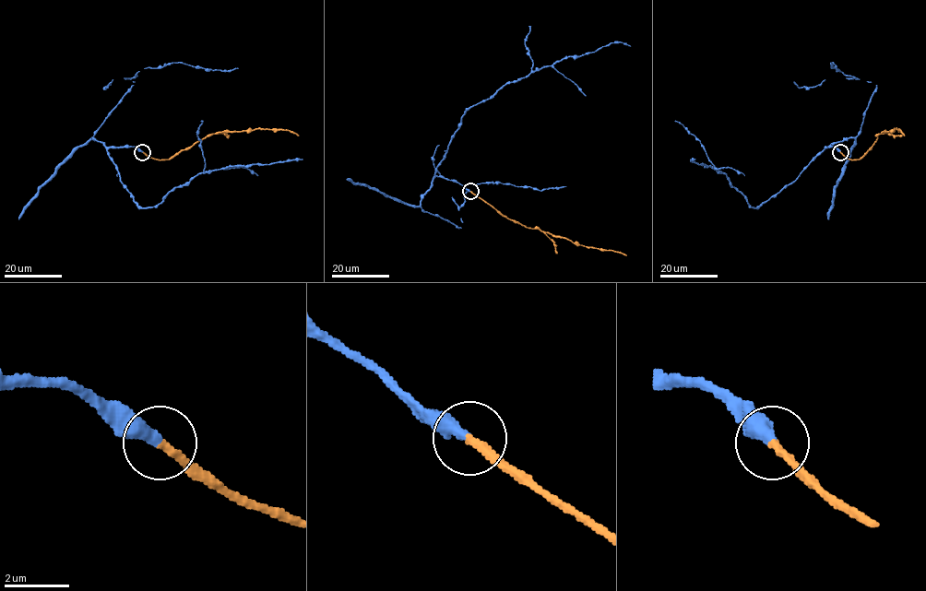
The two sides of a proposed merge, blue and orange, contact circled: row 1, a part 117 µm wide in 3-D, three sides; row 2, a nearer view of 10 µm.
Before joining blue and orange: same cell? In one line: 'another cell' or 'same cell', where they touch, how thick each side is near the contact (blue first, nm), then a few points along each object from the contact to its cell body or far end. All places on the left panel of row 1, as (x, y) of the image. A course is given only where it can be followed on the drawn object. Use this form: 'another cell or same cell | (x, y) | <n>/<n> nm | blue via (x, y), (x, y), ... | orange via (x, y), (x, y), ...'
same cell | (142, 152) | 360/260 nm | blue via (143, 151), (133, 147), (107, 149), (123, 185), (142, 207), (156, 206), (198, 174), (302, 159) | orange via (143, 151), (158, 159), (169, 159), (217, 132), (258, 128), (289, 130), (299, 135)

